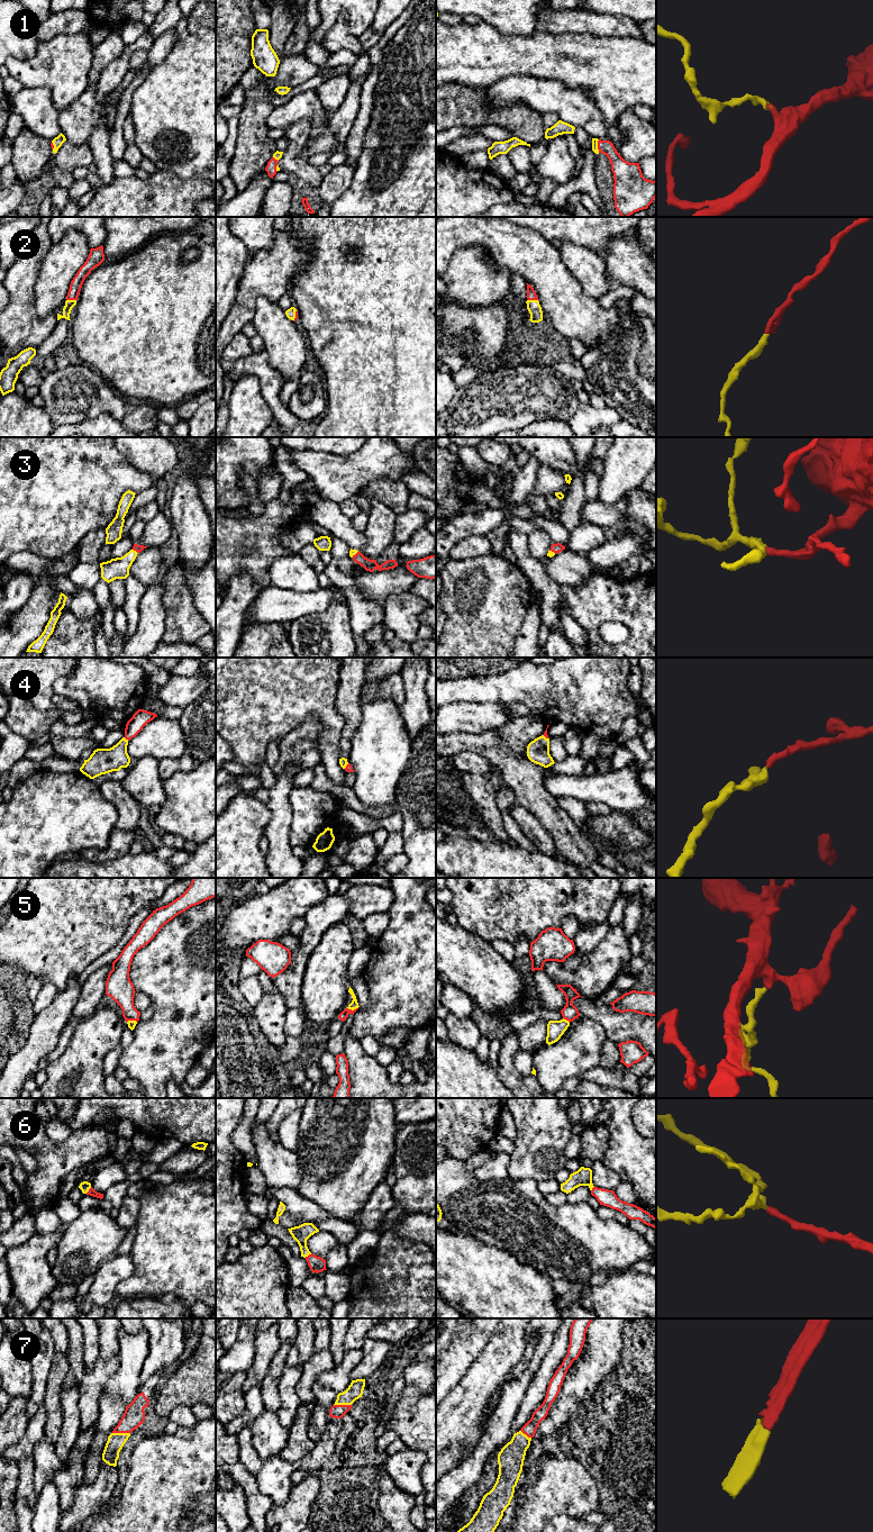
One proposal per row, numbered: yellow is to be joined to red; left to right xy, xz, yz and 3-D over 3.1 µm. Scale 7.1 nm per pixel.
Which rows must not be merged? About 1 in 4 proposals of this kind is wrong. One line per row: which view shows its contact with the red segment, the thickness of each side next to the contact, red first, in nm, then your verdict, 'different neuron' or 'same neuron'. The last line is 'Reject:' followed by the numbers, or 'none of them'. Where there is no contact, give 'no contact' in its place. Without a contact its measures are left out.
1: yz | 150/50 nm | same neuron
2: xy | 90/60 nm | same neuron
3: xy | 50/150 nm | same neuron
4: xy | 110/180 nm | same neuron
5: xz | 60/60 nm | same neuron
6: xy | 50/70 nm | same neuron
7: xy | 150/120 nm | same neuron
Reject: none of them

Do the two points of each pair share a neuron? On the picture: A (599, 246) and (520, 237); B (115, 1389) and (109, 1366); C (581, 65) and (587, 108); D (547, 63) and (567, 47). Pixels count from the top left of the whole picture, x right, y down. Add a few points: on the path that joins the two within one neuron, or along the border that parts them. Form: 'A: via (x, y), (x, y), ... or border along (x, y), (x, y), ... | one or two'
A: border along (526, 228), (540, 234), (557, 250) | two
B: border along (118, 1356), (118, 1369), (106, 1383), (102, 1392) | two
C: border along (558, 81), (567, 88), (582, 88), (600, 109) | two
D: via (549, 57), (555, 51), (562, 51) | one

